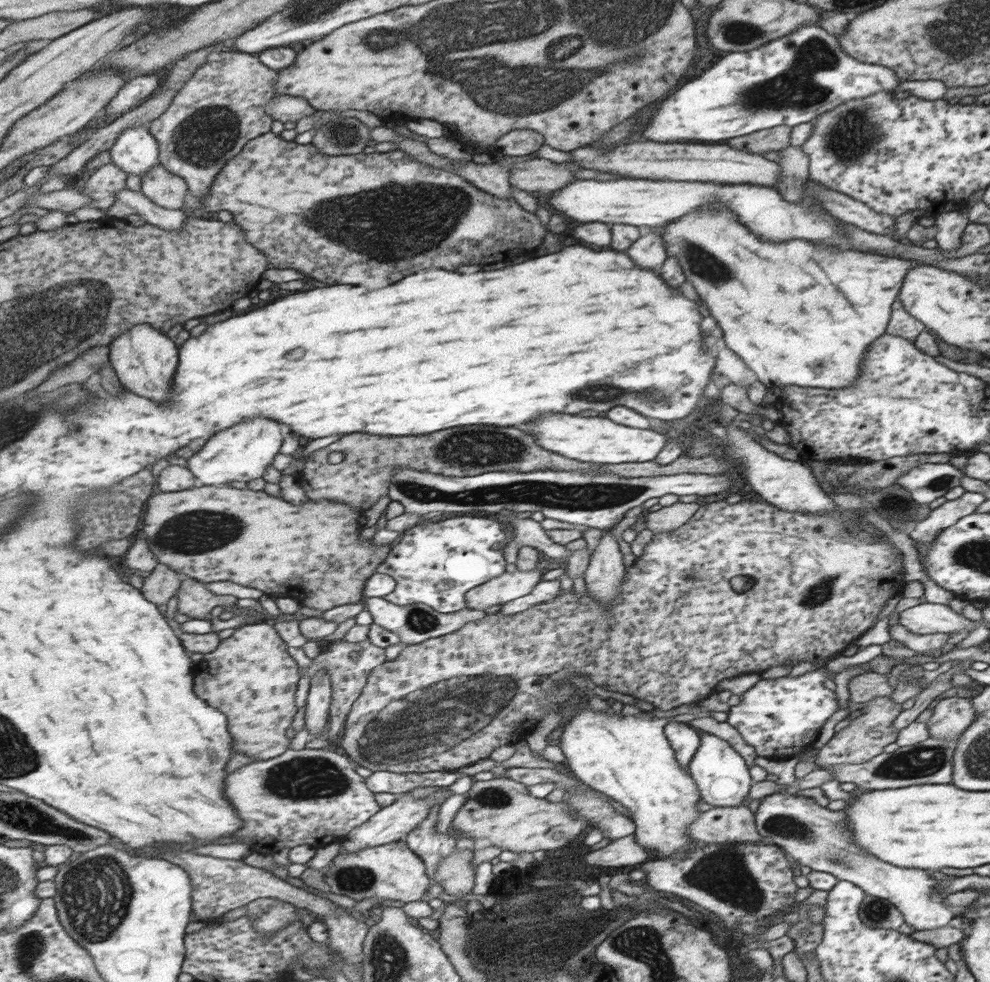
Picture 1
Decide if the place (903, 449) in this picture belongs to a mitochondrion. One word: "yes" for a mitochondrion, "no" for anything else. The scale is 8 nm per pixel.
no

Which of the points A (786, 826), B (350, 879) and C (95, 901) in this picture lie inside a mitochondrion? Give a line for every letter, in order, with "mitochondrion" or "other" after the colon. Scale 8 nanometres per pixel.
A: mitochondrion
B: mitochondrion
C: mitochondrion

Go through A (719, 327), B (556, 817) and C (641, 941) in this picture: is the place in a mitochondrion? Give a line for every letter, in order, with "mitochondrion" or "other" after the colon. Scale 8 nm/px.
A: other
B: other
C: mitochondrion

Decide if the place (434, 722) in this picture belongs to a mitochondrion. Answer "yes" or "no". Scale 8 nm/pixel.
yes

